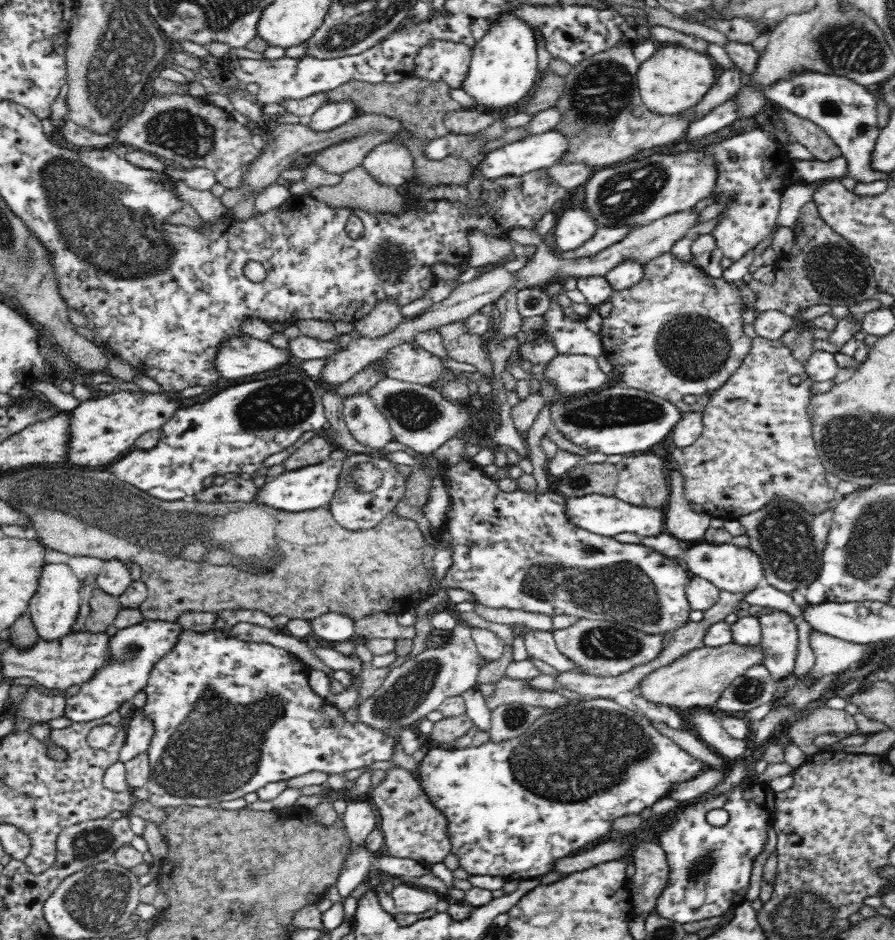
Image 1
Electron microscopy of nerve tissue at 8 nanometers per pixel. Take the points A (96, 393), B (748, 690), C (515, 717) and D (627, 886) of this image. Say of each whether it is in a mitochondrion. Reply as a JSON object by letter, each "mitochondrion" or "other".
{"A":"other","B":"mitochondrion","C":"mitochondrion","D":"other"}

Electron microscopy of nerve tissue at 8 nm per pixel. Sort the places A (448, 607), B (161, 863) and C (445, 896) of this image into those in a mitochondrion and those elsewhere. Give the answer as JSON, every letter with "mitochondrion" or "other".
{"A":"other","B":"other","C":"other"}

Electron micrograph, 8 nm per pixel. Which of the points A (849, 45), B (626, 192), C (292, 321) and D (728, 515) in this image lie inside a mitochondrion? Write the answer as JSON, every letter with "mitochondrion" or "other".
{"A":"mitochondrion","B":"mitochondrion","C":"other","D":"other"}

